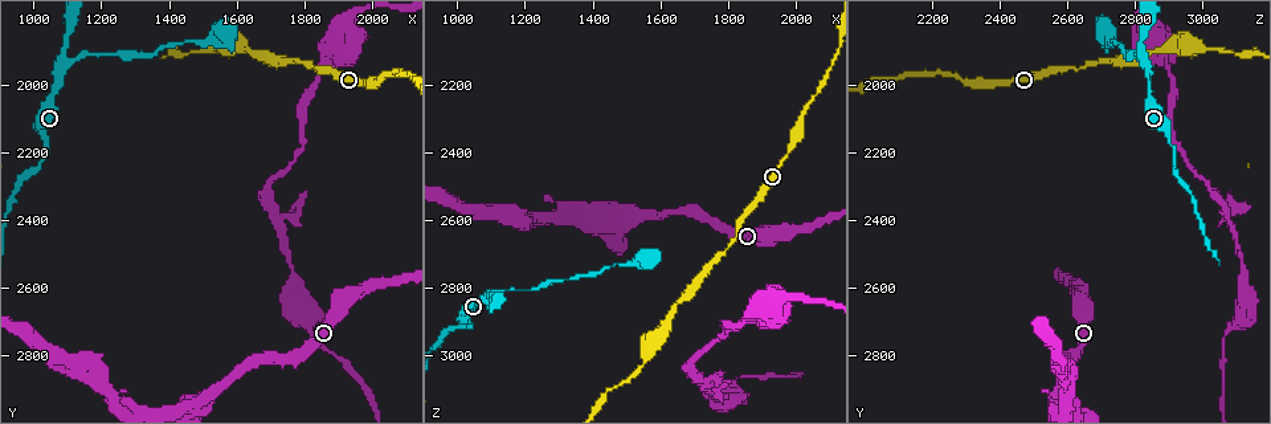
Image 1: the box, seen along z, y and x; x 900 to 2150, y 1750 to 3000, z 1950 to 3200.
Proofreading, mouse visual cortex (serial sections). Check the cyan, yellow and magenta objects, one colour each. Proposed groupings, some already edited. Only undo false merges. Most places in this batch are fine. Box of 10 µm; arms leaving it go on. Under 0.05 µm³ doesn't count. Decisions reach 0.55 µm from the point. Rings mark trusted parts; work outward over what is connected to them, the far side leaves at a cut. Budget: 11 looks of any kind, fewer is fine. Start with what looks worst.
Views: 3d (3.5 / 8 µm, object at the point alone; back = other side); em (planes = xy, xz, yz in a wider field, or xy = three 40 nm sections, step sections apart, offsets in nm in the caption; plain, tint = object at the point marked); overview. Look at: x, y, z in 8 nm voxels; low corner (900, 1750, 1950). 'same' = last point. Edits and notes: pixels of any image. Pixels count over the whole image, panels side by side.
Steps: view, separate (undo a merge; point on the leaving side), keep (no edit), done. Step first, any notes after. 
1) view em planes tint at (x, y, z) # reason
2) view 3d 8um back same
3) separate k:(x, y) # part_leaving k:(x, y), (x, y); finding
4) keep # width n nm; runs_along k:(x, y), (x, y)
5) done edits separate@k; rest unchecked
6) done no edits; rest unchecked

view 3d 3.5um at (1010, 2250, 2920) # calibre changes

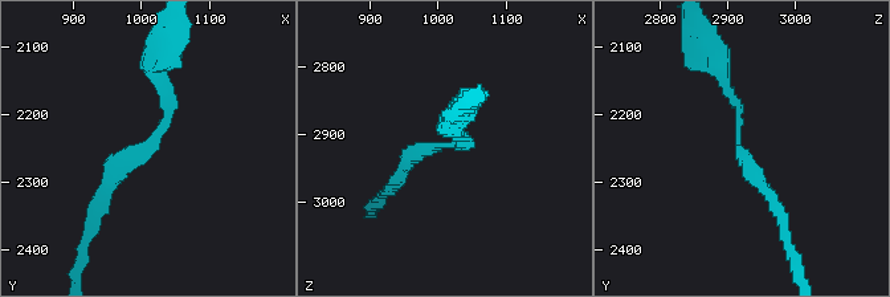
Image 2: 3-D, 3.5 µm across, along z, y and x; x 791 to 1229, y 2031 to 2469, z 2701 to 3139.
keep # runs_along 2:(156, 68), (160, 129), (96, 210); continuous, no second cell

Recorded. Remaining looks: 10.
view 3d 3.5um at (1100, 1930, 2820) # arms part here

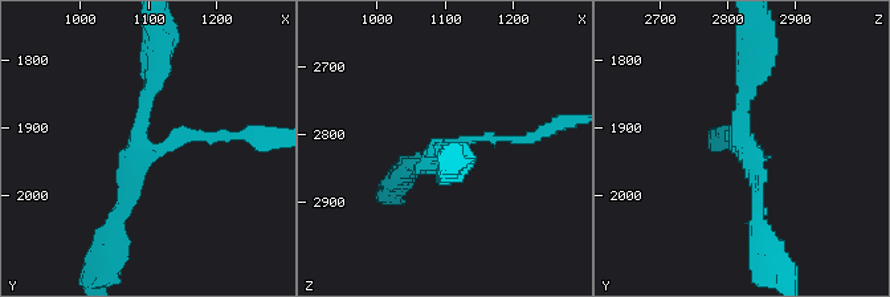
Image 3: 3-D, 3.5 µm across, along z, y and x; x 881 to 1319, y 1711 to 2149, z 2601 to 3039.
keep # runs_along 3:(111, 227), (148, 150), (225, 134); continuous, no second cell

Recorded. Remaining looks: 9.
view 3d 8um at (1520, 2910, 2580) # sudden change in width

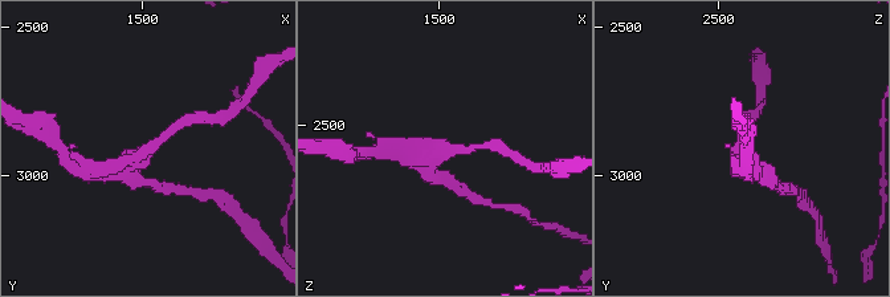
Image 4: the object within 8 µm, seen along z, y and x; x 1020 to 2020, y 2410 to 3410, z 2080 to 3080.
view 3d 3.5um same

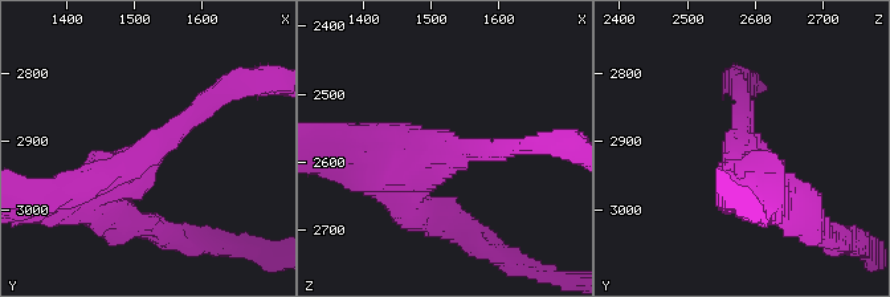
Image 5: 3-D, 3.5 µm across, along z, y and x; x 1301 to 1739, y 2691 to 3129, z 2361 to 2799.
separate 5:(787, 177) # part_leaving 5:(750, 157), (767, 202), (737, 206); two cells meet here

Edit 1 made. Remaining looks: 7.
view 3d 3.5um at (1320, 1910, 2780) # narrows sharply

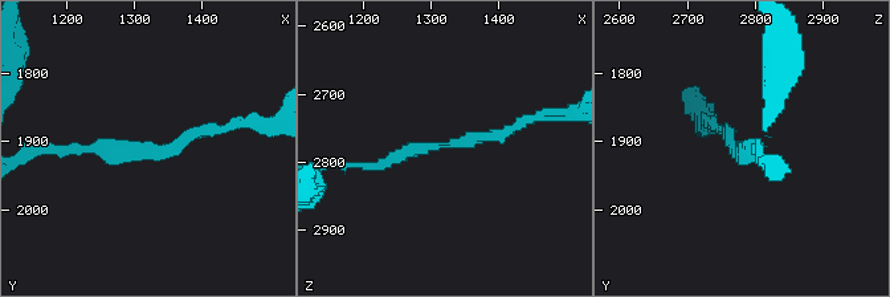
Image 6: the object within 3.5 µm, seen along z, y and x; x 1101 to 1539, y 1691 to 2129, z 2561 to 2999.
view em xy step 1 tint at (1325, 1915, 2775) # arm_widths 150, 150 nm

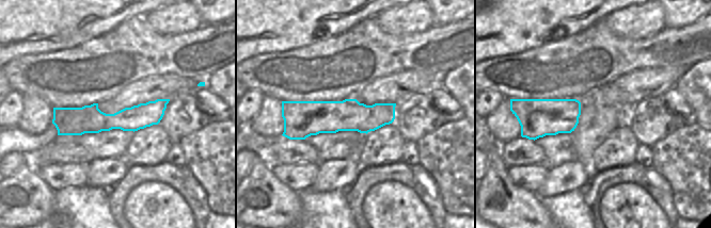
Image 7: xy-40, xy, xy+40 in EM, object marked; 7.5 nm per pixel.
view em xy step 5 tint same # cut it another way

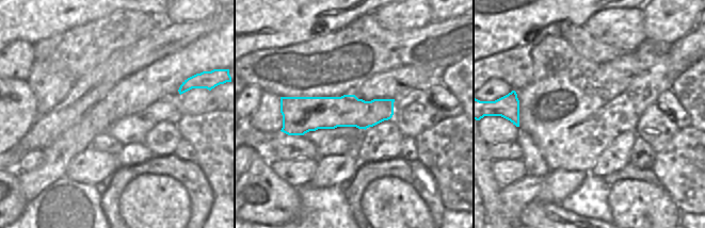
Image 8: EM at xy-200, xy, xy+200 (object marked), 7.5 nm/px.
keep # runs_along 8:(284, 104), (297, 112), (390, 112); one cell here

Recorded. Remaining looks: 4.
done edits separate@5; rest unchecked

